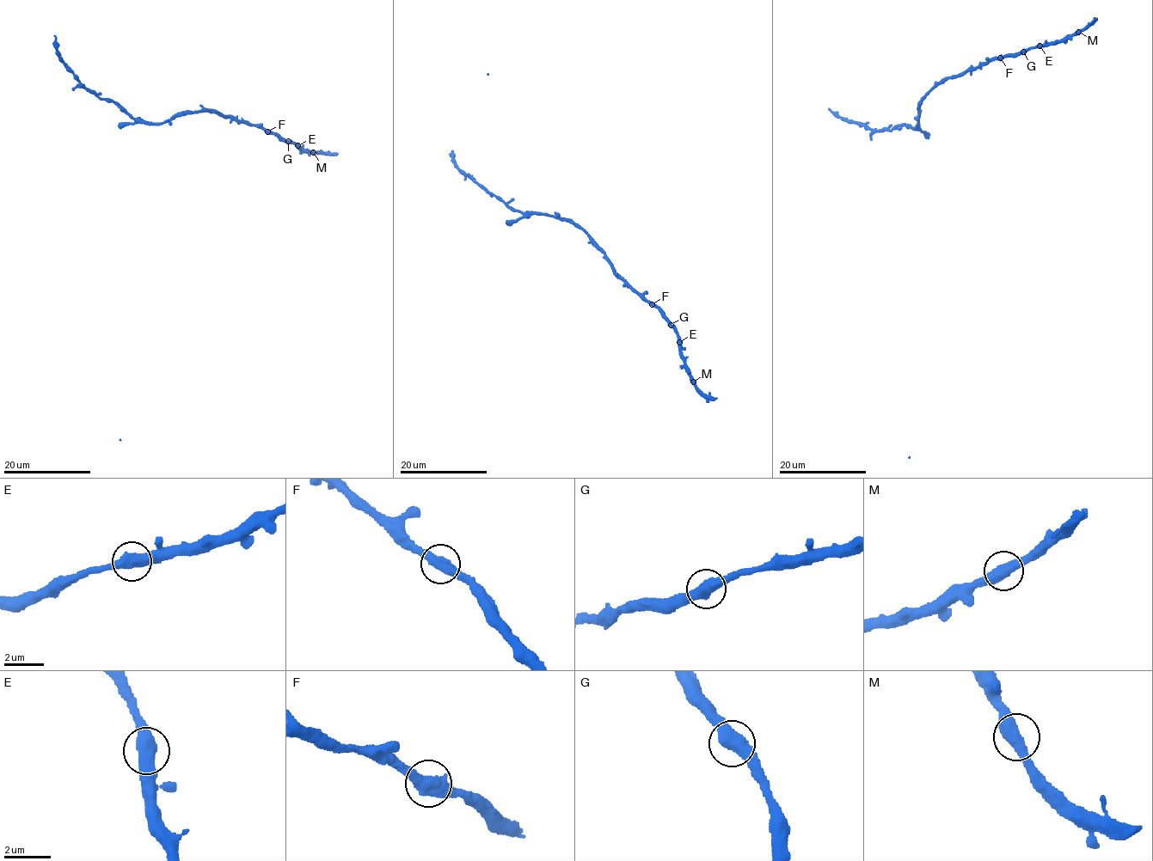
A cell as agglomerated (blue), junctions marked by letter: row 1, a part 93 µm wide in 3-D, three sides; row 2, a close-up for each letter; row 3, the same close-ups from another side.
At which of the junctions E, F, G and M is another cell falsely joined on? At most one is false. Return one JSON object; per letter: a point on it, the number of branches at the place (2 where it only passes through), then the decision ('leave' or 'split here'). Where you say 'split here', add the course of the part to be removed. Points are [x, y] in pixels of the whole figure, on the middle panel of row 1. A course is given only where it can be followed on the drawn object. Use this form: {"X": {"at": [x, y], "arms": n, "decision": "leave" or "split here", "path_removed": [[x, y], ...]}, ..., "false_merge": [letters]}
{"E": {"at": [679, 342], "arms": 2, "decision": "leave"}, "F": {"at": [652, 304], "arms": 2, "decision": "leave"}, "G": {"at": [671, 325], "arms": 2, "decision": "leave"}, "M": {"at": [693, 381], "arms": 2, "decision": "leave"}, "false_merge": []}

